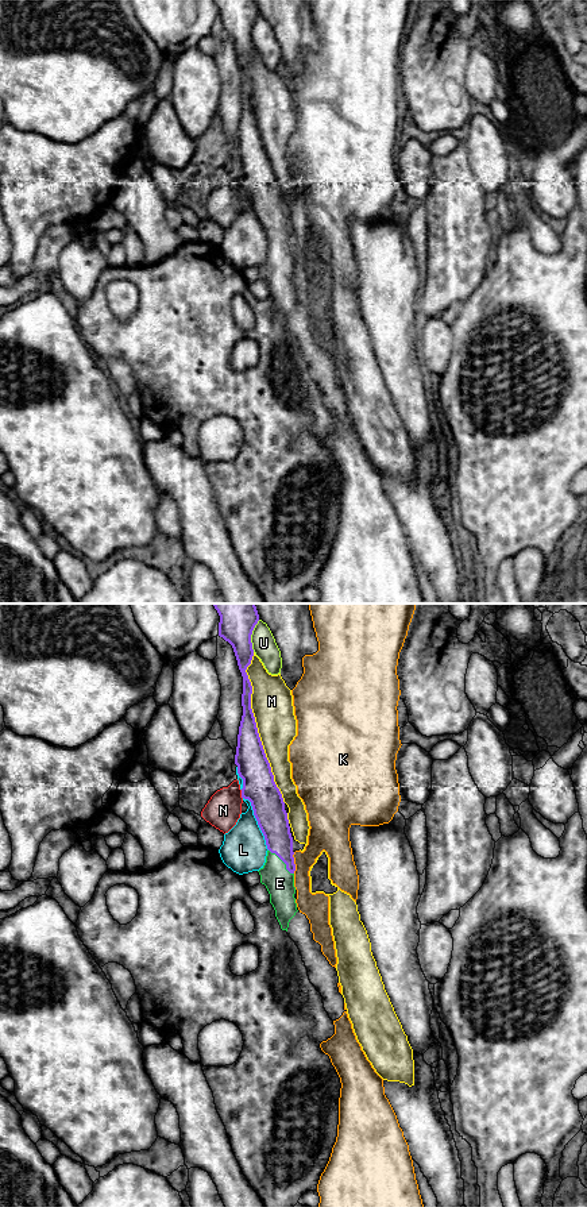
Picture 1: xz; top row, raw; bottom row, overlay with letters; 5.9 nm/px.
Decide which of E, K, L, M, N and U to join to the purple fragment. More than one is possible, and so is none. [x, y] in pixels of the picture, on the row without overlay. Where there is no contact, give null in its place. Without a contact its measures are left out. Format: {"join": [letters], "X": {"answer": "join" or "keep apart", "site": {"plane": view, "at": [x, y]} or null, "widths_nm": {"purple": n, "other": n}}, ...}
{"join": ["E"], "E": {"answer": "join", "site": {"plane": "xz", "at": [282, 255]}, "widths_nm": {"purple": 180, "other": 170}}, "K": {"answer": "keep apart", "site": {"plane": "xz", "at": [293, 258]}, "widths_nm": {"purple": 160, "other": 190}}, "L": {"answer": "keep apart", "site": {"plane": "xz", "at": [258, 218]}, "widths_nm": {"purple": 190, "other": 260}}, "M": {"answer": "keep apart", "site": {"plane": "xz", "at": [257, 123]}, "widths_nm": {"purple": 190, "other": 260}}, "N": {"answer": "keep apart", "site": {"plane": "xz", "at": [242, 189]}, "widths_nm": {"purple": 190, "other": 200}}, "U": {"answer": "keep apart", "site": {"plane": "xz", "at": [250, 31]}, "widths_nm": {"purple": 200, "other": 140}}}

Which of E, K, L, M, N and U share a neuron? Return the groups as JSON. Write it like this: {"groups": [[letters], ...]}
{"groups": [["E"], ["K"], ["L"], ["M"], ["N"], ["U"]]}

